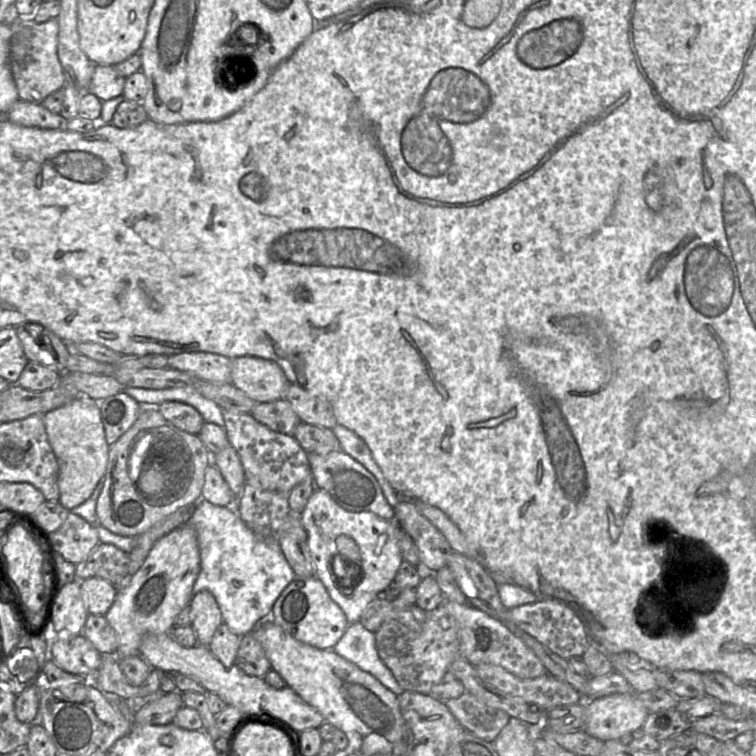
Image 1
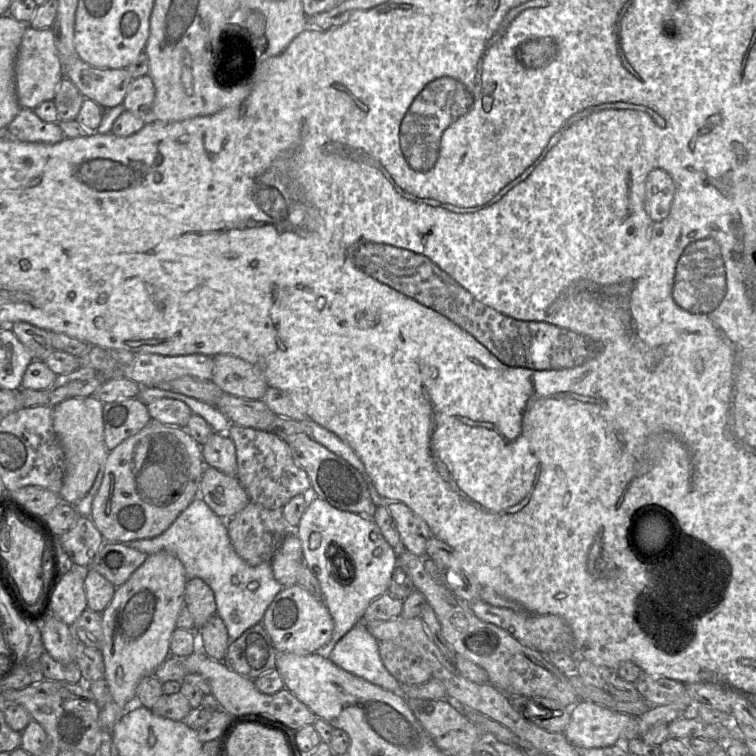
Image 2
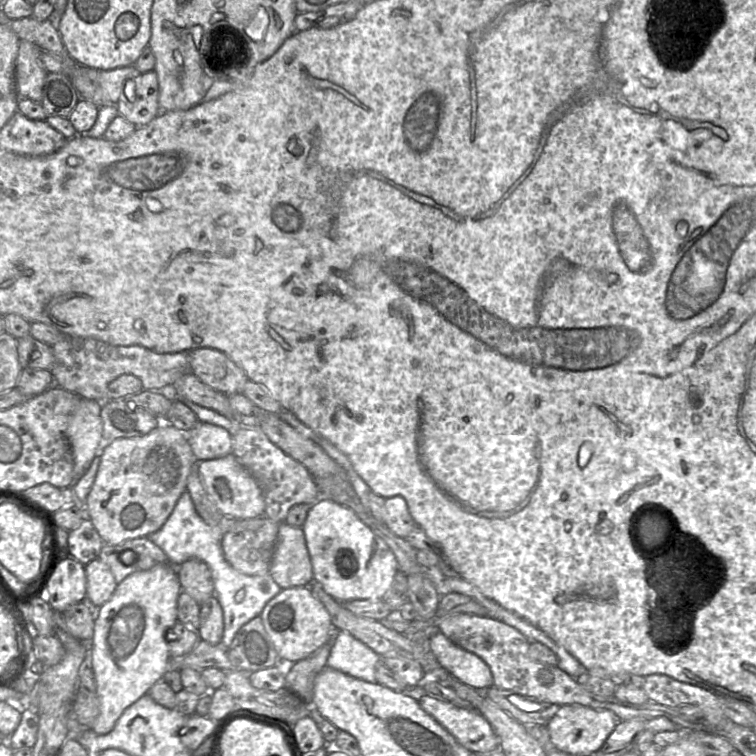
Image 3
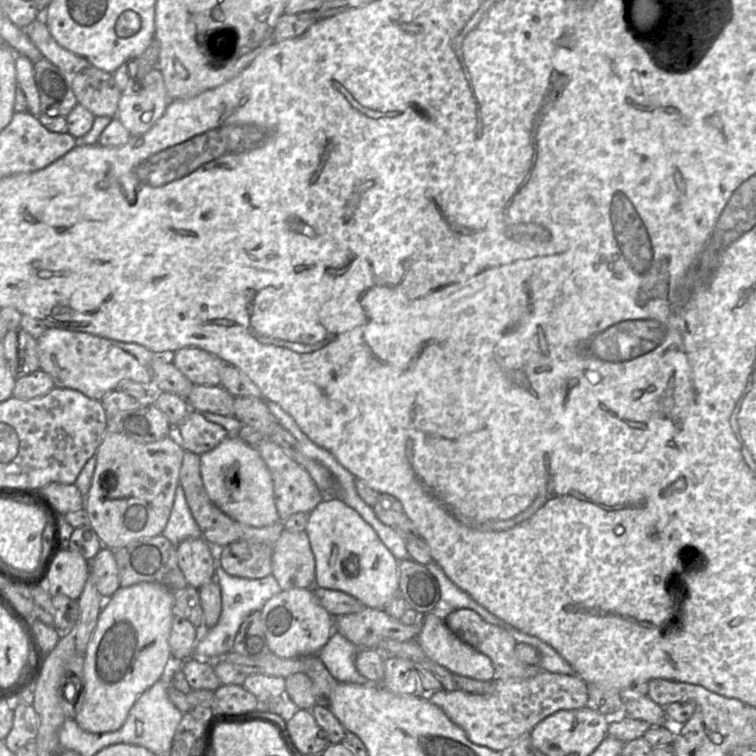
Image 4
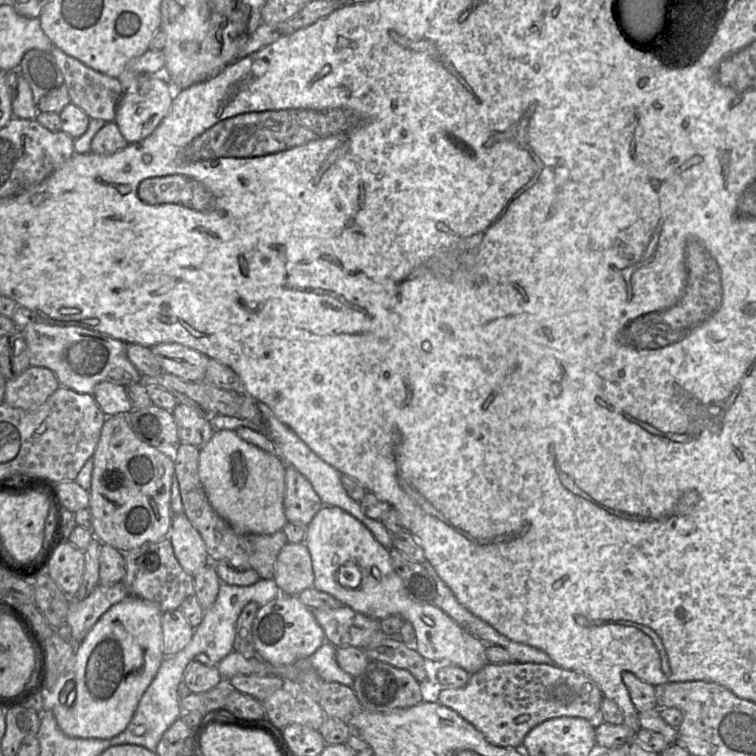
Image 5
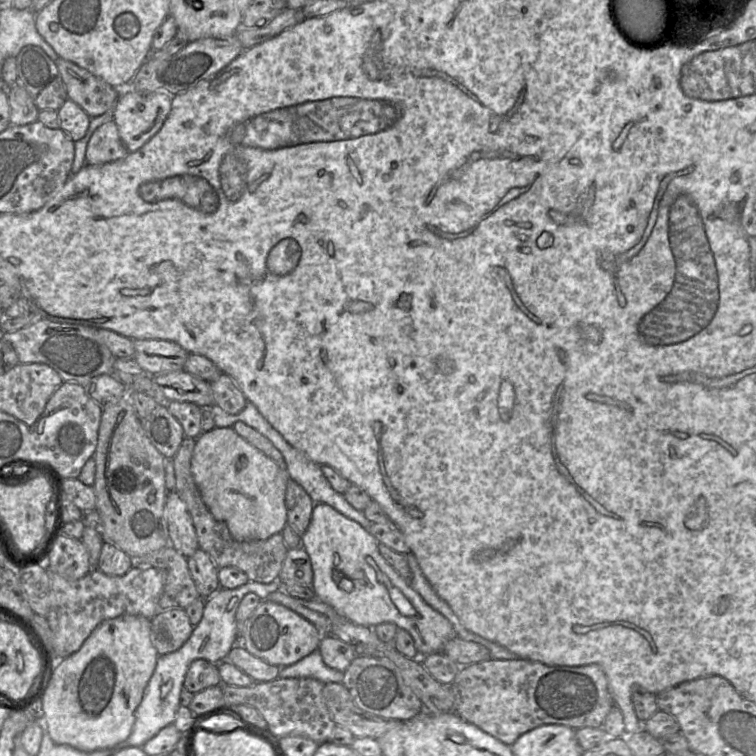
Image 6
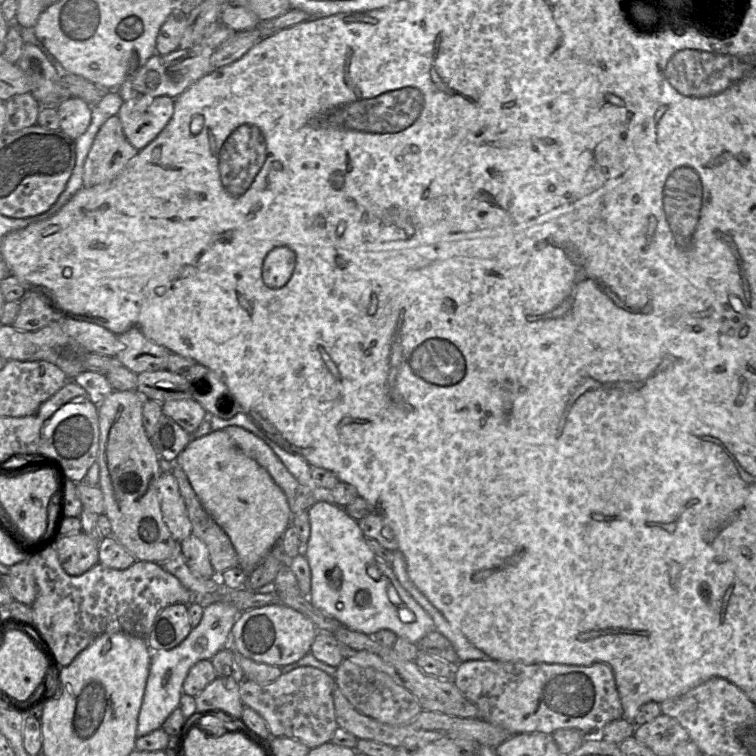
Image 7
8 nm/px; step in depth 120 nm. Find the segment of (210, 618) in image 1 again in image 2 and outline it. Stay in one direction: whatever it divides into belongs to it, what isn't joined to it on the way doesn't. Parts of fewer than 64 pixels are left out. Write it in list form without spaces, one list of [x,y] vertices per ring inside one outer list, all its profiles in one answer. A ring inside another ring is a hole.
[[[201,578],[187,579],[184,591],[184,603],[192,616],[195,629],[200,629],[216,614],[214,593],[211,587]]]

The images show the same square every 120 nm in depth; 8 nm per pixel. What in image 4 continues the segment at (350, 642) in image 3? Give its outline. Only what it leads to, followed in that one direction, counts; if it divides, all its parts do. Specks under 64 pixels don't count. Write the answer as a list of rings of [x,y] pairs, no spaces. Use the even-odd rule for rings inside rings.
[[[334,628],[329,641],[319,651],[318,656],[339,683],[367,684],[367,679],[355,666],[358,651],[356,645]]]

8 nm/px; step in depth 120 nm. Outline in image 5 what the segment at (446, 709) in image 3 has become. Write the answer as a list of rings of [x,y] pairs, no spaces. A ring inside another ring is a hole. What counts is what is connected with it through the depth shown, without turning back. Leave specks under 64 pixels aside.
[[[488,663],[461,688],[438,688],[438,702],[454,710],[496,746],[521,748],[527,733],[546,720],[579,717],[597,721],[603,699],[598,685],[585,675],[537,663]]]

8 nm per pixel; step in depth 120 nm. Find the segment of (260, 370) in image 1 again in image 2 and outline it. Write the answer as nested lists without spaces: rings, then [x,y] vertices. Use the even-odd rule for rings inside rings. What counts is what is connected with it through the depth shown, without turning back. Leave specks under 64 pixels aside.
[[[219,354],[213,357],[211,381],[224,394],[250,400],[261,400],[268,389],[267,382],[248,362],[233,355]]]

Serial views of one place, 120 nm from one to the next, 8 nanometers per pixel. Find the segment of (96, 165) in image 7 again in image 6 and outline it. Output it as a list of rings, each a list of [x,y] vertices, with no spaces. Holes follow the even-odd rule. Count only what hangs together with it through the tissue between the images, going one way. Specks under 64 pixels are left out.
[[[114,120],[99,126],[86,148],[86,164],[101,165],[124,158],[129,151],[124,146]]]

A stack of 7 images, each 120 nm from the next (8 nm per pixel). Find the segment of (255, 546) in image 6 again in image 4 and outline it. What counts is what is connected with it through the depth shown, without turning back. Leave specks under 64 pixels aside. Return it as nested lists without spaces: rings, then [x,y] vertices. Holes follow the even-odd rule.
[[[184,451],[179,472],[179,483],[182,485],[185,499],[193,518],[200,527],[202,537],[213,547],[221,548],[229,543],[245,540],[247,542],[265,543],[274,546],[283,530],[283,522],[264,527],[253,527],[240,523],[223,513],[209,498],[202,482],[200,473],[200,455]]]

